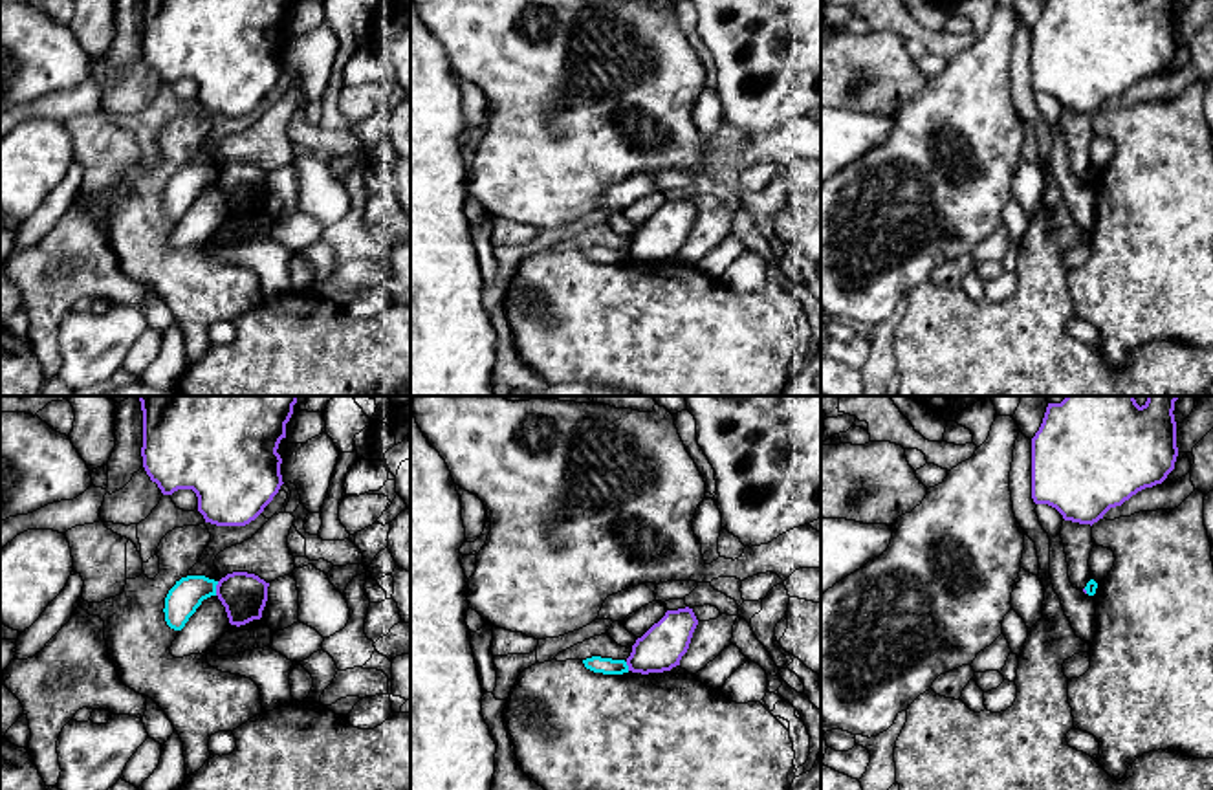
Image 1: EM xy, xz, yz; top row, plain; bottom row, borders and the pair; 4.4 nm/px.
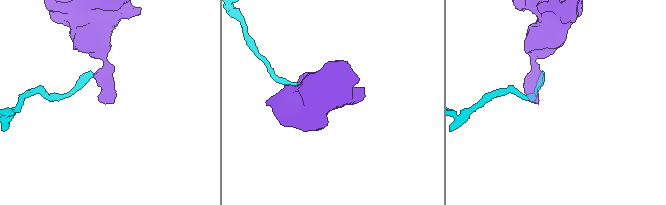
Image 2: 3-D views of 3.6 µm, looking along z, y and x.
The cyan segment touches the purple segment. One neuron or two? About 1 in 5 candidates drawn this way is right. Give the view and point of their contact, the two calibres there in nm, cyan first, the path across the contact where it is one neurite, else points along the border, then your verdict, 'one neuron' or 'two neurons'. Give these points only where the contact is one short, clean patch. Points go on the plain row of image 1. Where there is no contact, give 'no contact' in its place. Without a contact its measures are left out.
xy (215, 178) | 150/200 nm | along xy (218, 171), (215, 184) | two neurons

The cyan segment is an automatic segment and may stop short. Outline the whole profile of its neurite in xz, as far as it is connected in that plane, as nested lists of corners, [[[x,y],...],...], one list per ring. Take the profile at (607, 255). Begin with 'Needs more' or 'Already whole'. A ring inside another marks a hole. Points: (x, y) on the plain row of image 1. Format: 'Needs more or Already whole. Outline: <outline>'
Already whole. Outline: [[[592,246],[583,249],[585,257],[594,260],[594,262],[603,262],[603,264],[623,264],[628,262],[628,255],[625,249],[612,249],[612,247],[601,247],[601,246]]]

